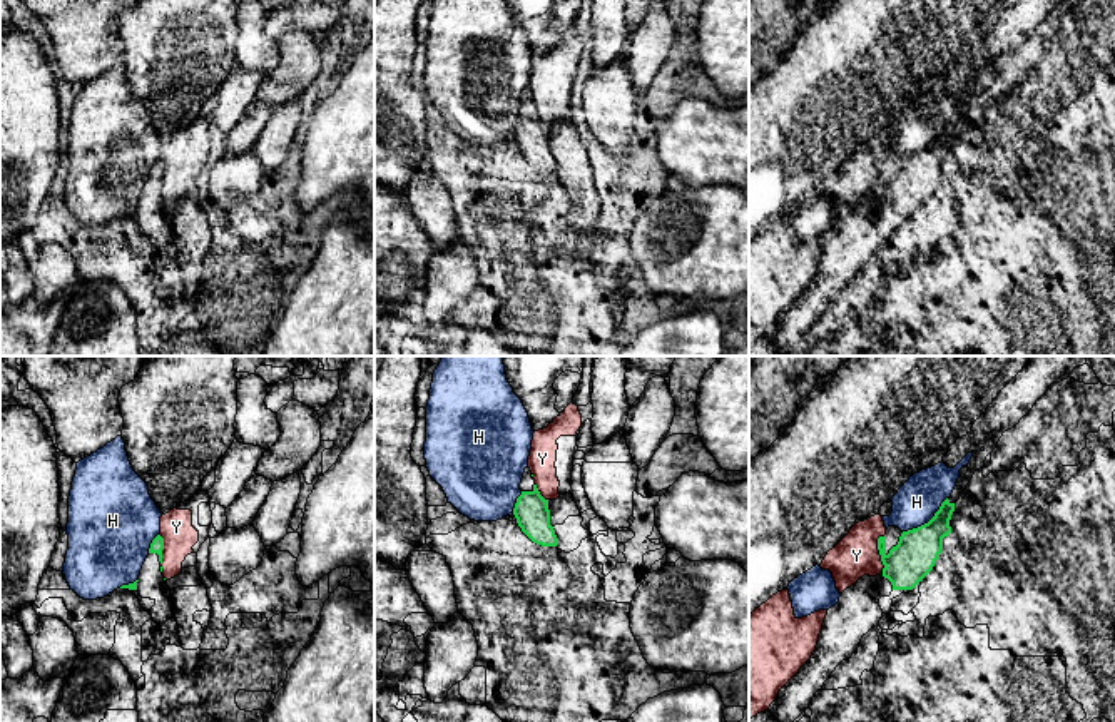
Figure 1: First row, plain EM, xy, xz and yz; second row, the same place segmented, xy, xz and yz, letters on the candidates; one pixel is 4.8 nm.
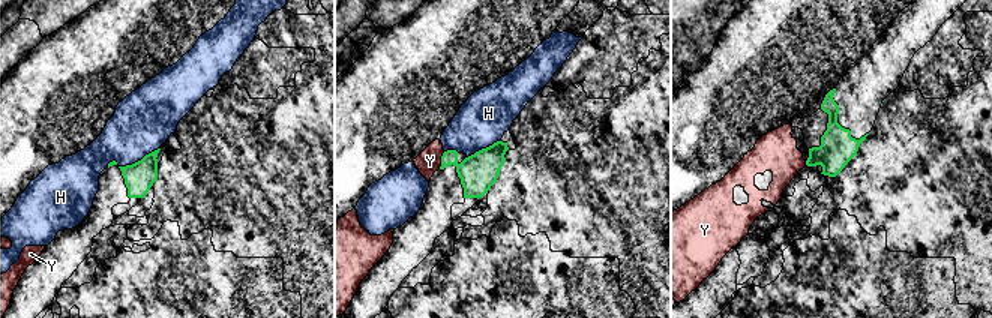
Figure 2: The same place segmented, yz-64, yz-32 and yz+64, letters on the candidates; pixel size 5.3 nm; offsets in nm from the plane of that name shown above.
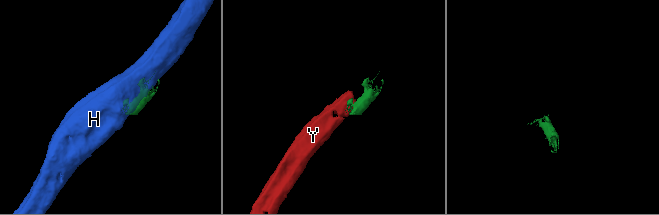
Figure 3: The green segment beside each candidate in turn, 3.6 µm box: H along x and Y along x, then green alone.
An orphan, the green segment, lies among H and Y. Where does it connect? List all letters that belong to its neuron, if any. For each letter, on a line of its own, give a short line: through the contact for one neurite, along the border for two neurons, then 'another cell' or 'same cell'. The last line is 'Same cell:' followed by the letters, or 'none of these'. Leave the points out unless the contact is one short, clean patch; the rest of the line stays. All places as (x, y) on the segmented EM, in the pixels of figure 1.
H: another cell
Y: line yz (885, 533), (878, 538), (883, 570); another cell
Same cell: none of these

